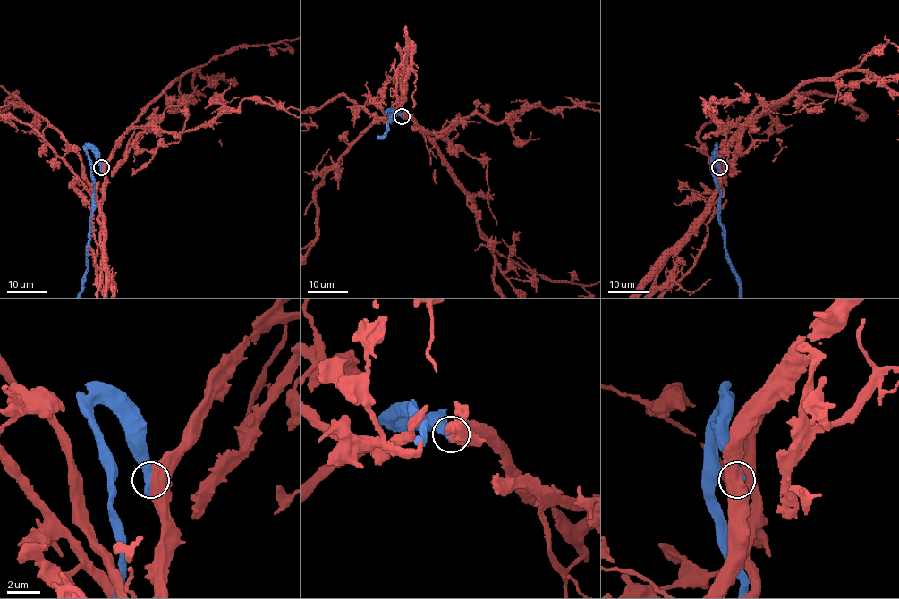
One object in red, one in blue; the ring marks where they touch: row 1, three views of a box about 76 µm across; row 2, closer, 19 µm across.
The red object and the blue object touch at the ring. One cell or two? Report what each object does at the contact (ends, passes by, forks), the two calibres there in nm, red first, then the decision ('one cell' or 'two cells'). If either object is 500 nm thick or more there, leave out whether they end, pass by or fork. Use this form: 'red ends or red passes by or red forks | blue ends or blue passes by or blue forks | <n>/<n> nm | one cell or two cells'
800/750 nm | two cells

